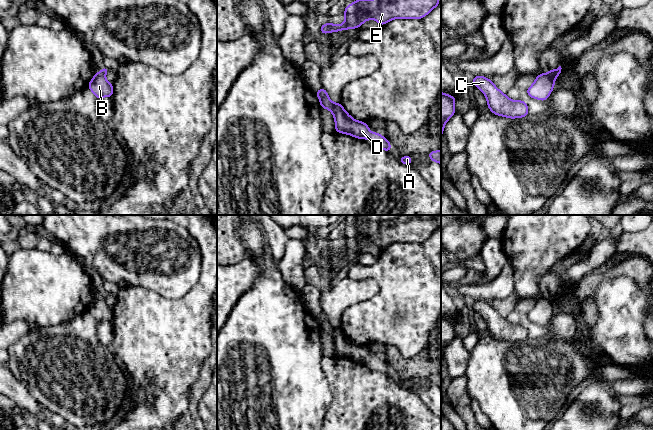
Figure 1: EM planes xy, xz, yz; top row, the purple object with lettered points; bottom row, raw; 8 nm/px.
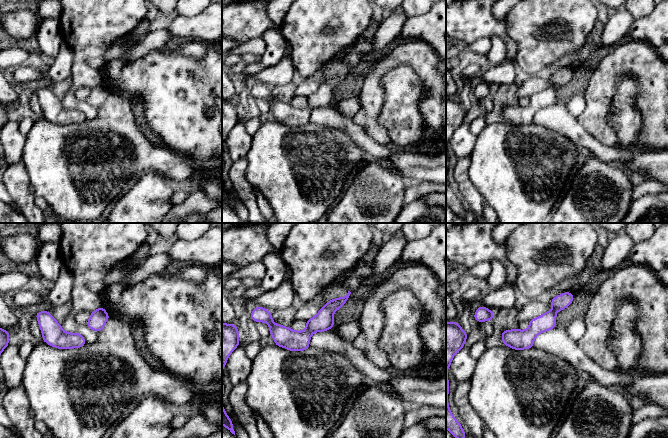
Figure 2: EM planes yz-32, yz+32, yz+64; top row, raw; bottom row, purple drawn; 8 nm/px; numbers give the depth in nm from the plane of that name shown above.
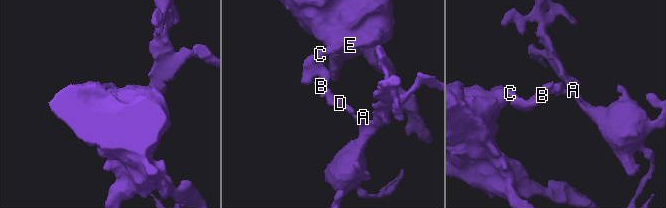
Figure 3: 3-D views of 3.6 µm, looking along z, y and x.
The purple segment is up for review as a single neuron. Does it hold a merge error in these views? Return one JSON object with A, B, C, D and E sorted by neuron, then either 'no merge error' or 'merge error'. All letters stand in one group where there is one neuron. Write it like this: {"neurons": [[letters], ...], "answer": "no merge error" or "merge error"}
{"neurons": [["A", "D"], ["B", "C", "E"]], "answer": "merge error"}

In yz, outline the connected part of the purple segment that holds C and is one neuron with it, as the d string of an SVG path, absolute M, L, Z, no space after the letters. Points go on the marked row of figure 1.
M477 75L472 83L484 93L489 110L497 116L514 119L529 115L525 101L511 100L492 83L491 79Z

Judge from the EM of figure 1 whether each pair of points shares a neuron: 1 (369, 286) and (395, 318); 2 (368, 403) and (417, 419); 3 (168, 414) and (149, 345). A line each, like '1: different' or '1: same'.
1: different
2: same
3: same

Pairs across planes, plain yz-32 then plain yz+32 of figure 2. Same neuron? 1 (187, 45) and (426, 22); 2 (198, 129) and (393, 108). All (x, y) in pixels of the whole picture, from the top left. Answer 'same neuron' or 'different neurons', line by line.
1: different neurons
2: same neuron

